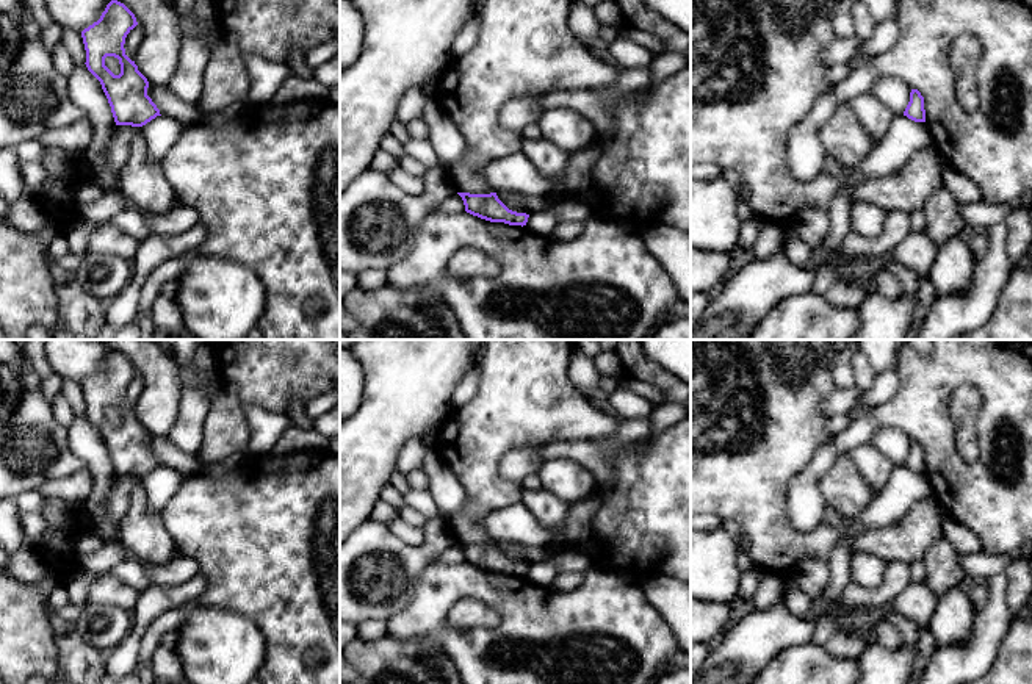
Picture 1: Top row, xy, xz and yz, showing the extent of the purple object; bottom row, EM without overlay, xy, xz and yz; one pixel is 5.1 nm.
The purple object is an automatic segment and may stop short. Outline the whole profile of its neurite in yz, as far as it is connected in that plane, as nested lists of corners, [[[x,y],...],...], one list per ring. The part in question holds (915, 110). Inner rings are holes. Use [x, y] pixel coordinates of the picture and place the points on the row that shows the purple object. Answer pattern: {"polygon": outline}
{"polygon": [[[911,89],[910,102],[904,111],[904,116],[915,122],[926,122],[924,97],[918,89]]]}

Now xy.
{"polygon": [[[111,0],[100,19],[81,31],[86,67],[100,81],[116,125],[143,127],[160,114],[147,95],[149,81],[135,61],[125,55],[125,38],[138,25],[135,14],[121,2]],[[105,58],[119,59],[121,74],[114,75]]]}

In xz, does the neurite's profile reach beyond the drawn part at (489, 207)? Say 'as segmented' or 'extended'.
as segmented

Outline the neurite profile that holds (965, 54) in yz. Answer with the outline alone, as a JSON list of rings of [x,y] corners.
[[[962,33],[951,47],[951,69],[955,80],[955,95],[962,108],[974,113],[979,108],[977,67],[982,44],[971,33]]]

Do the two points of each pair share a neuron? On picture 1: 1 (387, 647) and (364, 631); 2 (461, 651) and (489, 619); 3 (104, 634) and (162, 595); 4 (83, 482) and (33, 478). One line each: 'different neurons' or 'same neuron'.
1: different neurons
2: different neurons
3: different neurons
4: different neurons

